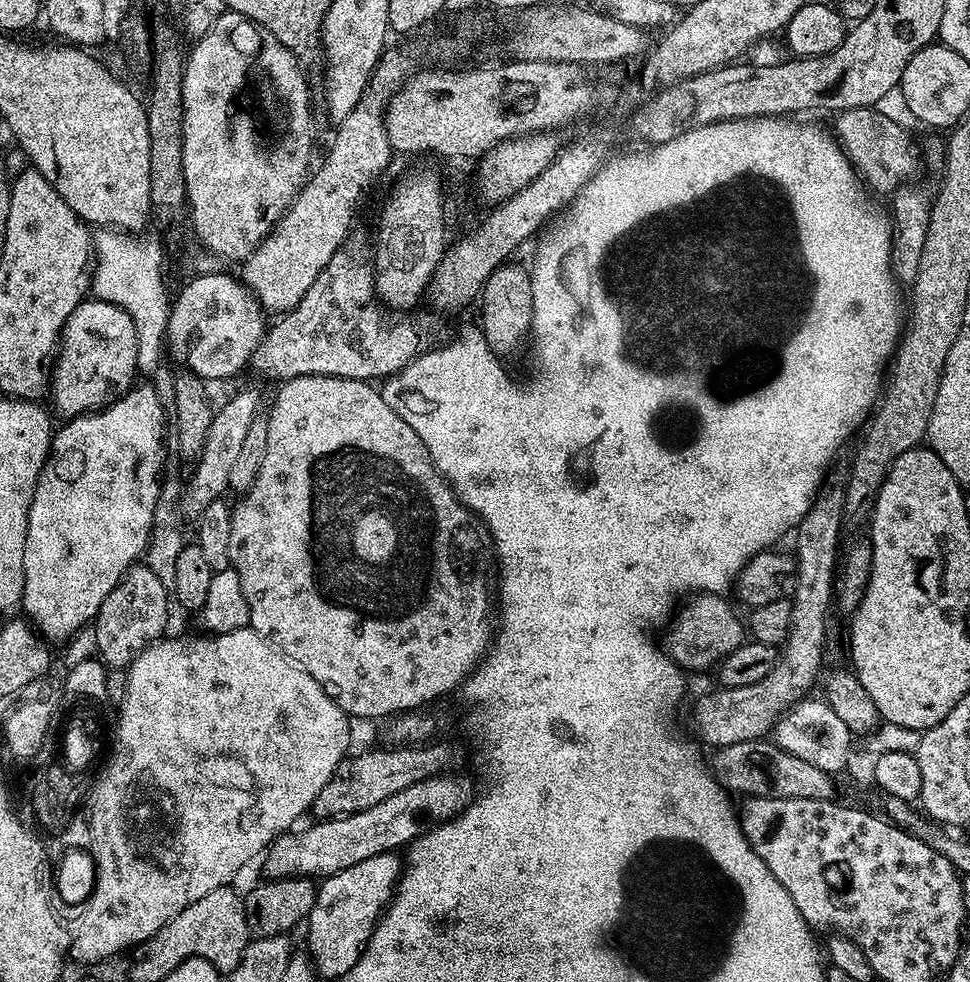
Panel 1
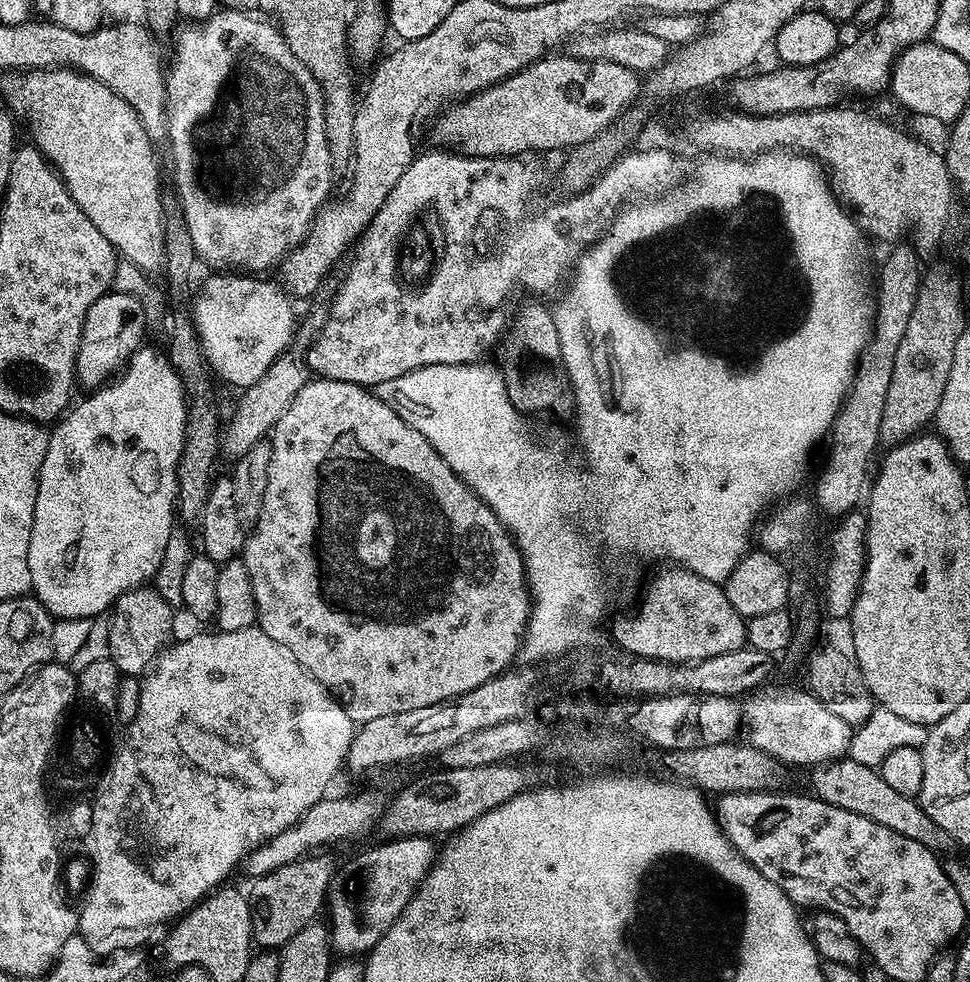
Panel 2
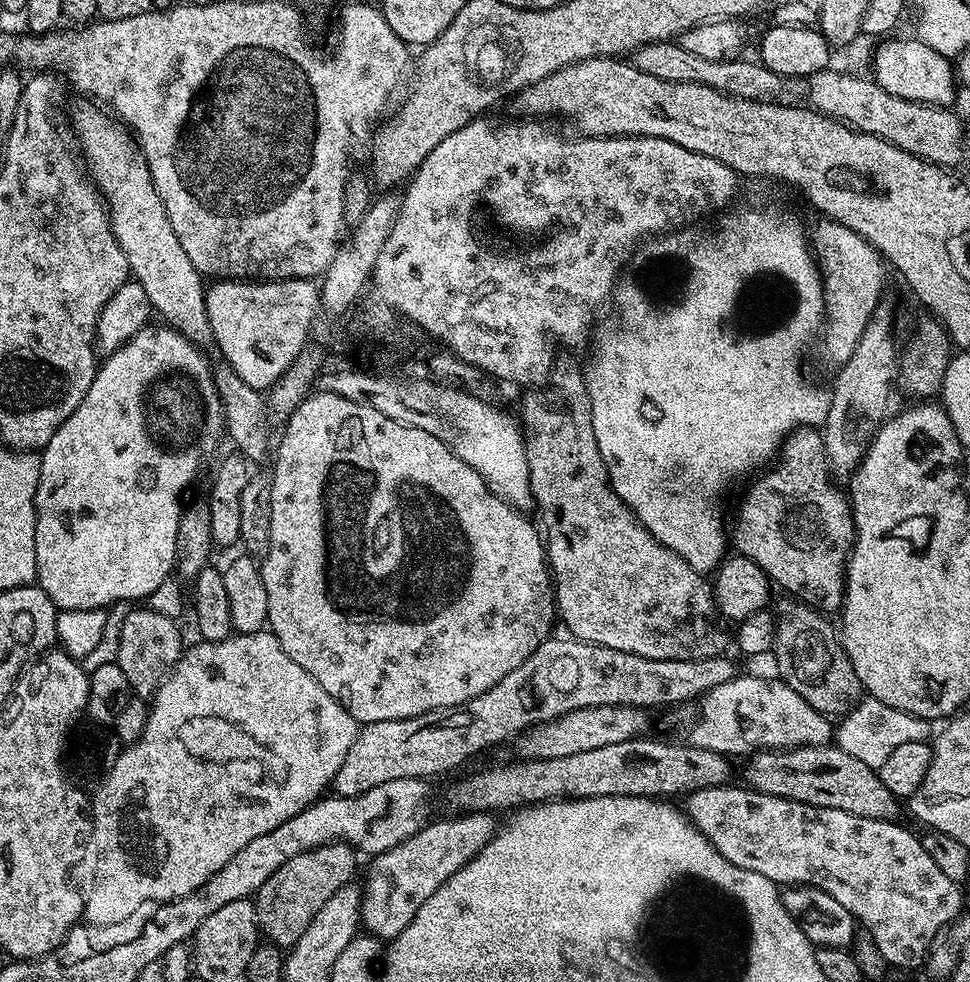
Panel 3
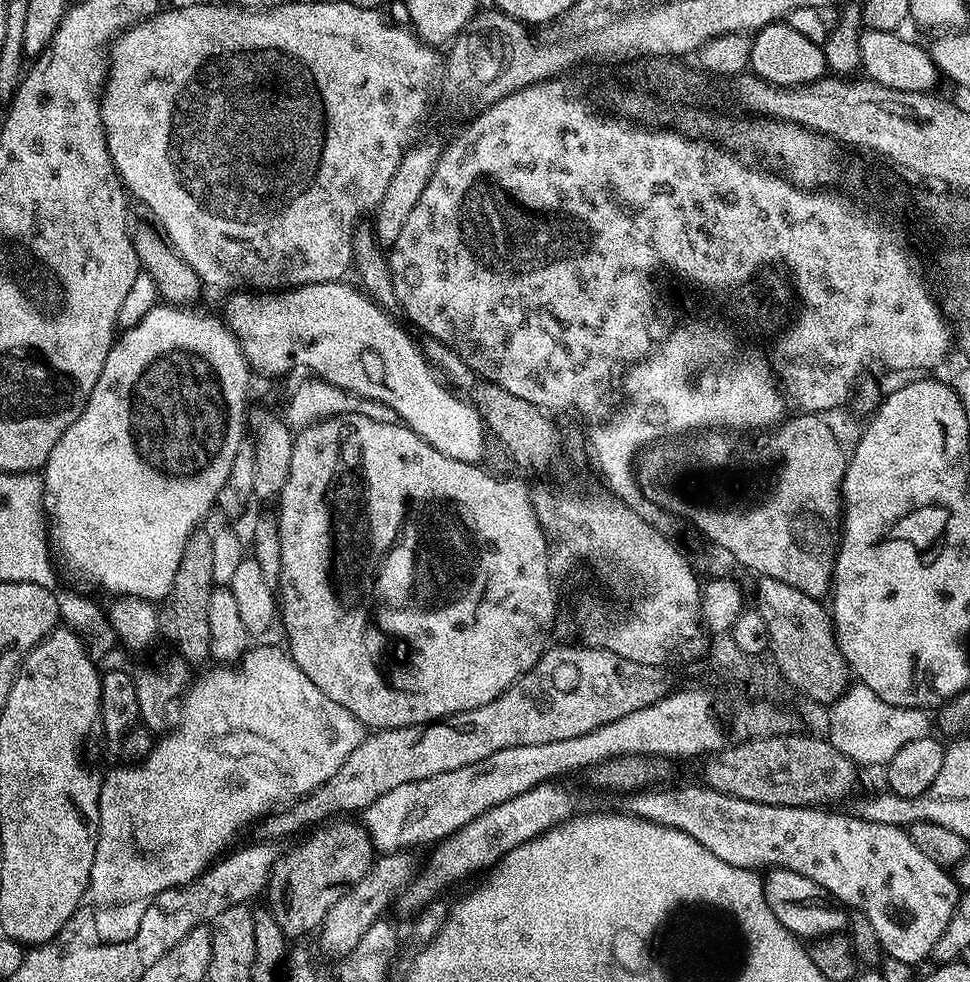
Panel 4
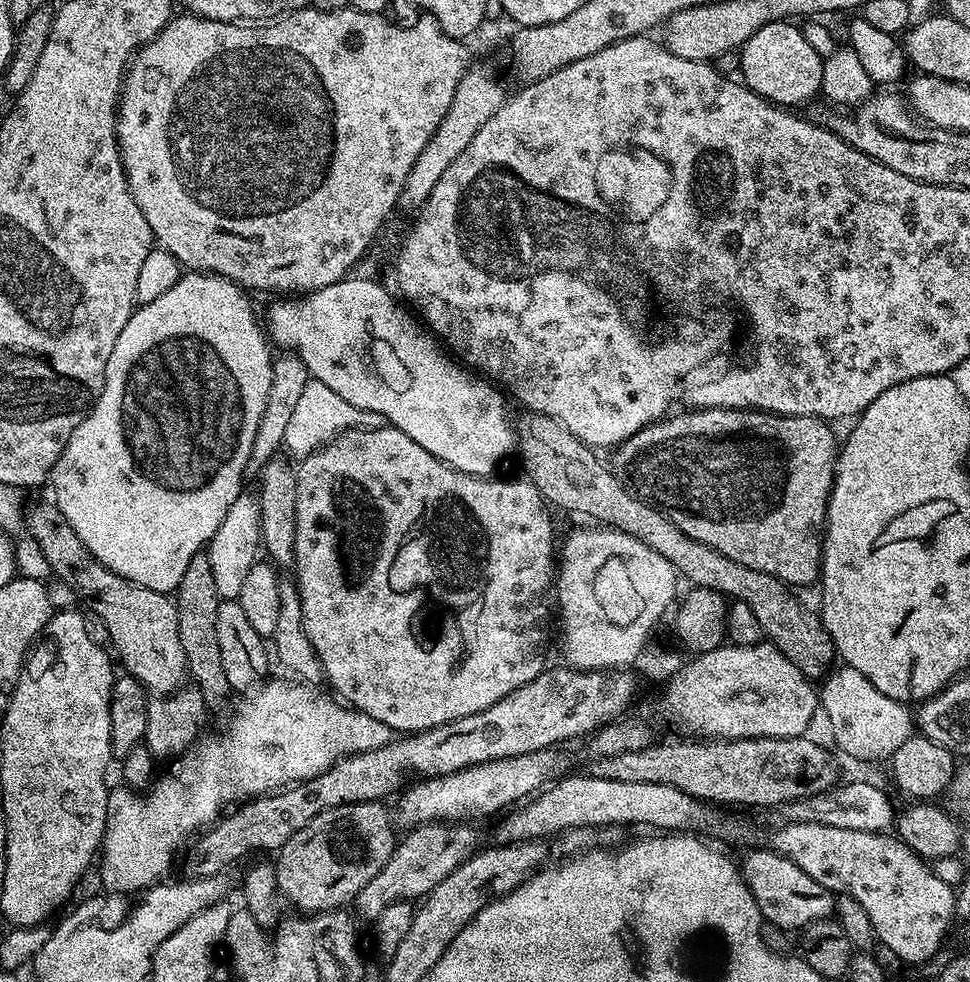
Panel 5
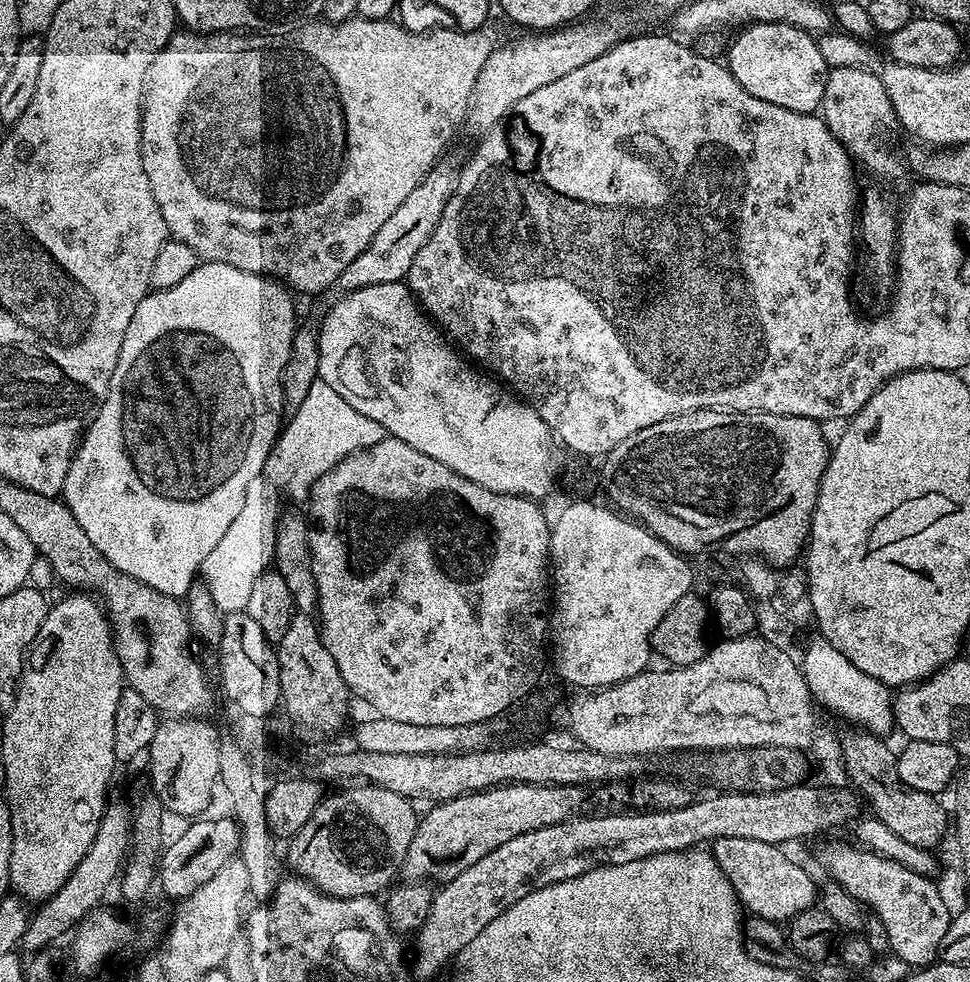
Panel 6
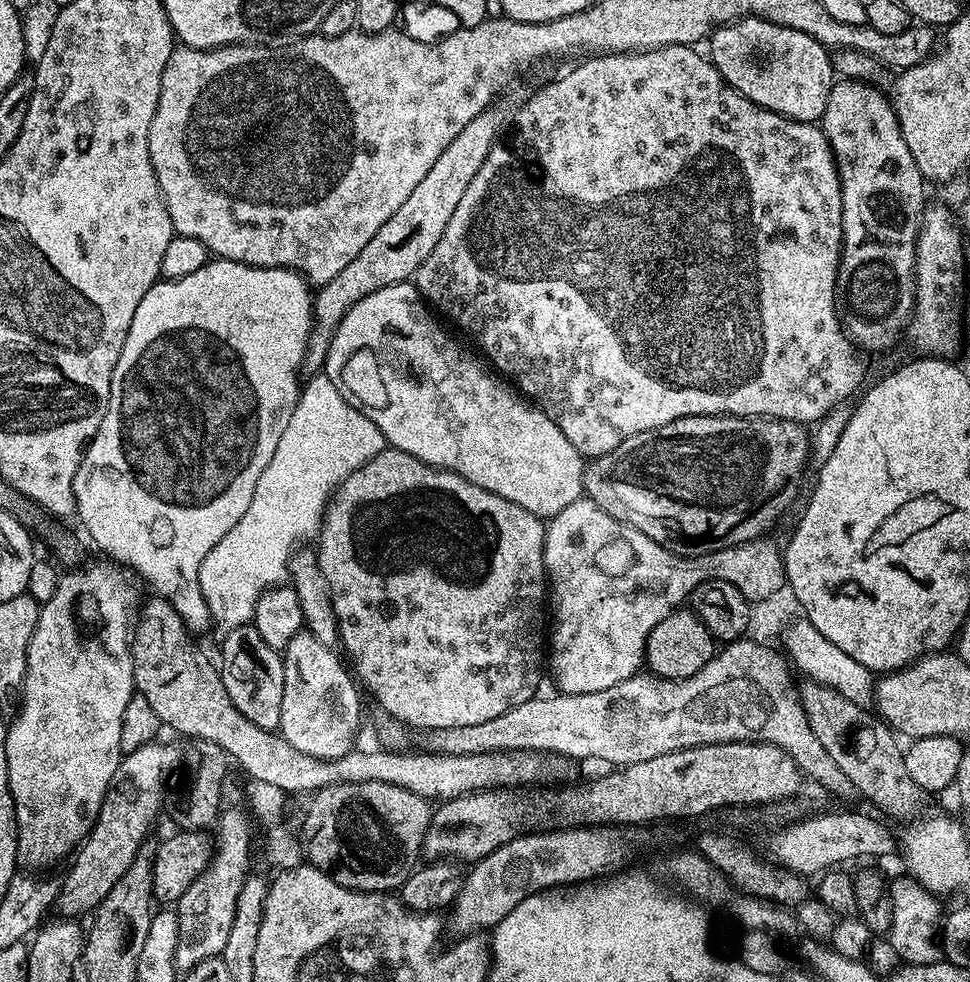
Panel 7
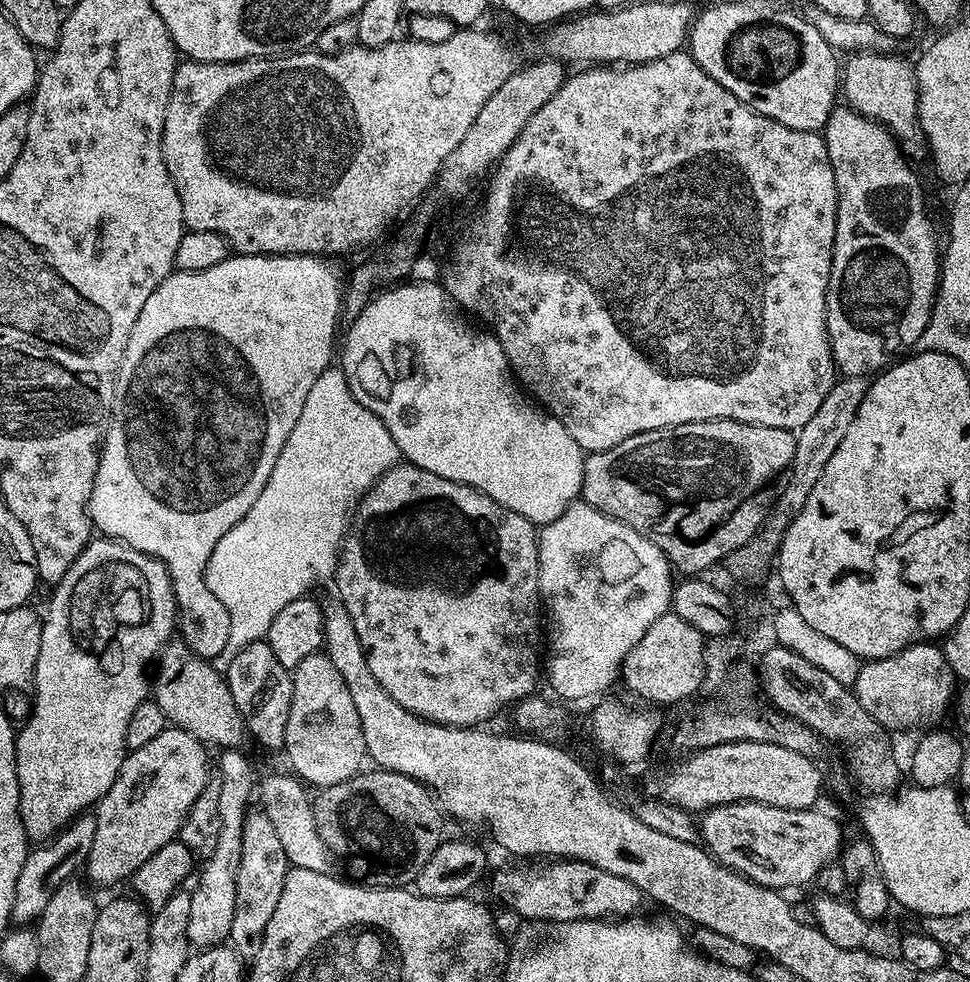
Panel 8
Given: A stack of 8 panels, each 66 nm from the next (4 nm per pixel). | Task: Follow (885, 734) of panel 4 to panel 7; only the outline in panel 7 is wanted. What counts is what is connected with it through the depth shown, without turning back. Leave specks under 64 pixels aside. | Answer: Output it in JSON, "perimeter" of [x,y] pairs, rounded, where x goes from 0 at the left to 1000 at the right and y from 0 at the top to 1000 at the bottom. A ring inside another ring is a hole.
{"perimeter":[[[832,629],[815,632],[807,643],[807,654],[809,660],[807,663],[810,665],[811,671],[819,677],[822,685],[824,685],[823,683],[828,685],[828,689],[841,692],[847,699],[862,703],[869,710],[876,712],[877,715],[890,719],[900,712],[901,685],[893,678],[889,678],[889,674],[876,670],[876,666],[872,666],[866,659],[860,658],[860,654],[856,654],[856,650],[843,646],[843,642],[839,642],[839,637]]]}

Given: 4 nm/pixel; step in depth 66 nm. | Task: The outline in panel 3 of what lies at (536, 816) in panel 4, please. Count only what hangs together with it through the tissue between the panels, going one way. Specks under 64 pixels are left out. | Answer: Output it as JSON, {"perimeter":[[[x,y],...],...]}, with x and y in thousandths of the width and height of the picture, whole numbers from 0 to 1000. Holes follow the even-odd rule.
{"perimeter":[[[484,827],[470,829],[467,835],[454,835],[451,839],[442,837],[423,854],[382,873],[384,881],[373,899],[373,908],[376,913],[388,912],[386,949],[393,958],[402,959],[414,951],[414,947],[423,943],[427,931],[431,931],[435,919],[507,856],[513,846],[509,832],[507,827]]]}

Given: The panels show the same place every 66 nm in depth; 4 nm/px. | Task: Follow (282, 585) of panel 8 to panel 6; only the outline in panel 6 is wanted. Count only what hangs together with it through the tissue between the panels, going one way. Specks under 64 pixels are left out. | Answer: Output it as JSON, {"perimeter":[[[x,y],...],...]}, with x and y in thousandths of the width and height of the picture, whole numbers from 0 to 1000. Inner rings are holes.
{"perimeter":[[[327,385],[315,400],[311,413],[296,425],[285,446],[285,453],[274,466],[268,488],[254,499],[254,511],[249,511],[249,520],[245,527],[241,527],[241,536],[233,540],[233,544],[229,544],[229,552],[212,564],[208,594],[215,599],[226,624],[253,622],[258,613],[259,598],[271,582],[277,581],[285,565],[285,536],[291,520],[289,501],[297,497],[299,508],[316,510],[320,494],[329,485],[339,481],[362,460],[373,460],[394,450],[397,443],[395,434],[386,430],[386,426],[369,422],[353,401],[347,401]]]}

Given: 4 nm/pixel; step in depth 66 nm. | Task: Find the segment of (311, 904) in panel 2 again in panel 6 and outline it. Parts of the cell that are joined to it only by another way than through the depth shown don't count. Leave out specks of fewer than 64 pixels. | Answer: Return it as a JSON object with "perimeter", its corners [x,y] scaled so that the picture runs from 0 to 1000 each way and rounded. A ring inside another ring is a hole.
{"perimeter":[[[378,796],[356,802],[359,802],[356,807],[346,807],[343,811],[342,808],[335,810],[330,820],[324,825],[324,829],[320,829],[320,837],[315,837],[315,841],[311,841],[311,845],[307,845],[307,849],[300,852],[298,859],[301,860],[297,864],[297,872],[295,868],[295,880],[298,885],[302,884],[300,887],[306,893],[318,896],[337,912],[387,913],[405,899],[403,896],[408,891],[410,893],[413,891],[419,870],[423,866],[423,857],[427,857],[431,838],[430,820],[414,809],[406,809],[406,804],[390,802],[387,798]]]}

